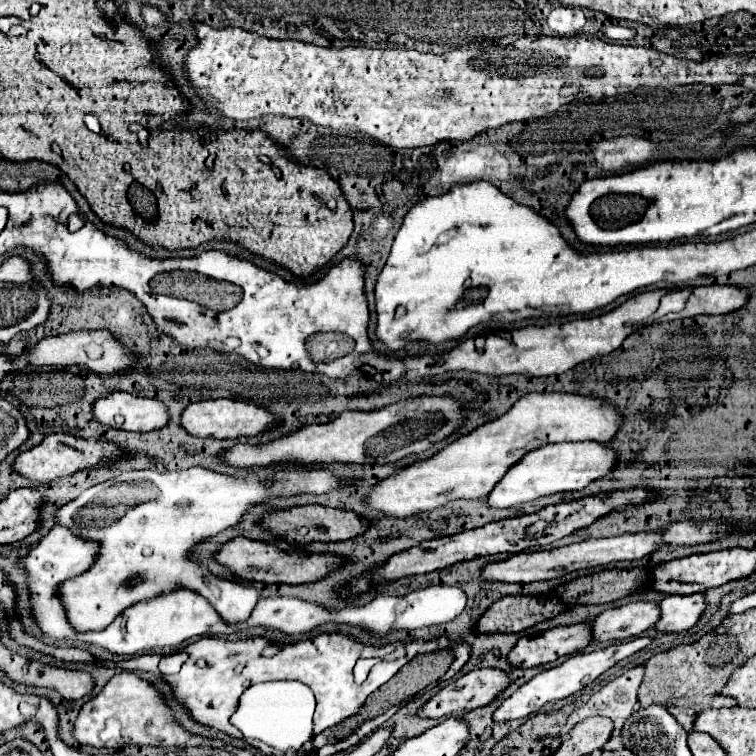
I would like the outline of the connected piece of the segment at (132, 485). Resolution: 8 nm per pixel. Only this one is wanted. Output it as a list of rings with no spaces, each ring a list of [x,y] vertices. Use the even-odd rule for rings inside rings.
[[[194,466],[182,472],[124,472],[104,484],[92,486],[56,512],[58,524],[100,542],[100,554],[92,570],[60,586],[68,620],[76,632],[104,630],[124,608],[184,586],[208,598],[226,622],[244,622],[258,602],[256,588],[214,576],[198,566],[190,558],[194,546],[236,526],[252,506],[266,502],[270,496],[326,494],[356,482],[358,478],[344,478],[326,470],[290,470],[276,472],[272,478],[260,478],[252,472],[246,476],[226,476]],[[132,578],[138,578],[138,582],[128,586],[126,580]]]

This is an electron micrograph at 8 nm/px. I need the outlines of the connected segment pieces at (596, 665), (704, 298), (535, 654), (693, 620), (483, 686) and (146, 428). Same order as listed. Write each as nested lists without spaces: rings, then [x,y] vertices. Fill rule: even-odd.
[[[634,638],[634,640],[622,642],[622,644],[610,644],[610,646],[602,648],[602,650],[594,650],[594,652],[588,652],[588,654],[570,656],[564,664],[540,672],[540,674],[534,676],[530,682],[526,682],[524,686],[520,686],[510,698],[506,698],[506,700],[500,704],[500,708],[494,712],[494,722],[524,718],[524,716],[536,712],[538,708],[542,708],[546,702],[572,696],[574,692],[578,692],[578,690],[582,690],[584,686],[592,684],[602,672],[606,672],[608,668],[612,668],[612,666],[618,664],[620,660],[624,660],[624,658],[636,654],[638,650],[646,648],[650,642],[652,642],[652,638]]]
[[[700,286],[692,288],[688,300],[686,300],[686,308],[684,308],[684,318],[692,318],[698,314],[728,314],[728,312],[736,312],[740,310],[746,302],[748,302],[750,294],[748,288],[740,288],[740,286]]]
[[[590,622],[556,626],[538,636],[524,636],[518,640],[508,660],[514,668],[532,668],[554,662],[560,656],[568,656],[584,650],[592,642]]]
[[[688,594],[688,596],[666,596],[662,602],[662,616],[656,630],[660,632],[684,632],[698,624],[700,616],[706,610],[704,594]]]
[[[480,668],[464,674],[456,682],[442,688],[418,712],[422,718],[442,718],[466,714],[468,710],[490,704],[510,684],[508,672],[500,668]]]
[[[112,392],[110,396],[98,398],[94,402],[94,416],[100,424],[106,424],[110,428],[118,430],[132,430],[132,432],[150,432],[150,430],[162,430],[170,422],[168,408],[160,400],[132,396],[128,392]]]

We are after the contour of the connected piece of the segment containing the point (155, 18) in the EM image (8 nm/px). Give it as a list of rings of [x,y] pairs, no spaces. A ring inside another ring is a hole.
[[[142,6],[142,14],[148,26],[160,26],[162,30],[168,28],[168,22],[164,22],[164,16],[154,6]]]

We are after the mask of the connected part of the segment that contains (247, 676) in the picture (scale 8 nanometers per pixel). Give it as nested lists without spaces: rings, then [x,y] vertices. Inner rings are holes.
[[[322,632],[314,636],[312,640],[296,642],[286,646],[280,654],[272,658],[264,658],[262,650],[270,644],[270,640],[262,636],[254,638],[244,638],[244,640],[226,640],[226,642],[216,642],[216,640],[198,640],[190,646],[184,648],[184,652],[190,656],[182,670],[176,676],[166,676],[166,680],[174,686],[176,698],[184,702],[184,706],[192,712],[192,718],[208,724],[212,728],[218,728],[226,734],[232,734],[236,730],[230,724],[230,716],[236,712],[238,702],[242,692],[256,684],[256,682],[266,682],[266,680],[280,680],[280,678],[292,678],[300,680],[306,686],[312,688],[316,694],[316,722],[320,722],[320,734],[328,728],[334,728],[342,724],[344,720],[352,718],[358,714],[358,710],[366,704],[366,698],[376,692],[382,684],[386,682],[376,682],[368,680],[364,684],[354,684],[352,668],[356,660],[362,654],[384,654],[386,650],[382,646],[374,644],[362,644],[352,636],[346,636],[342,632]]]

